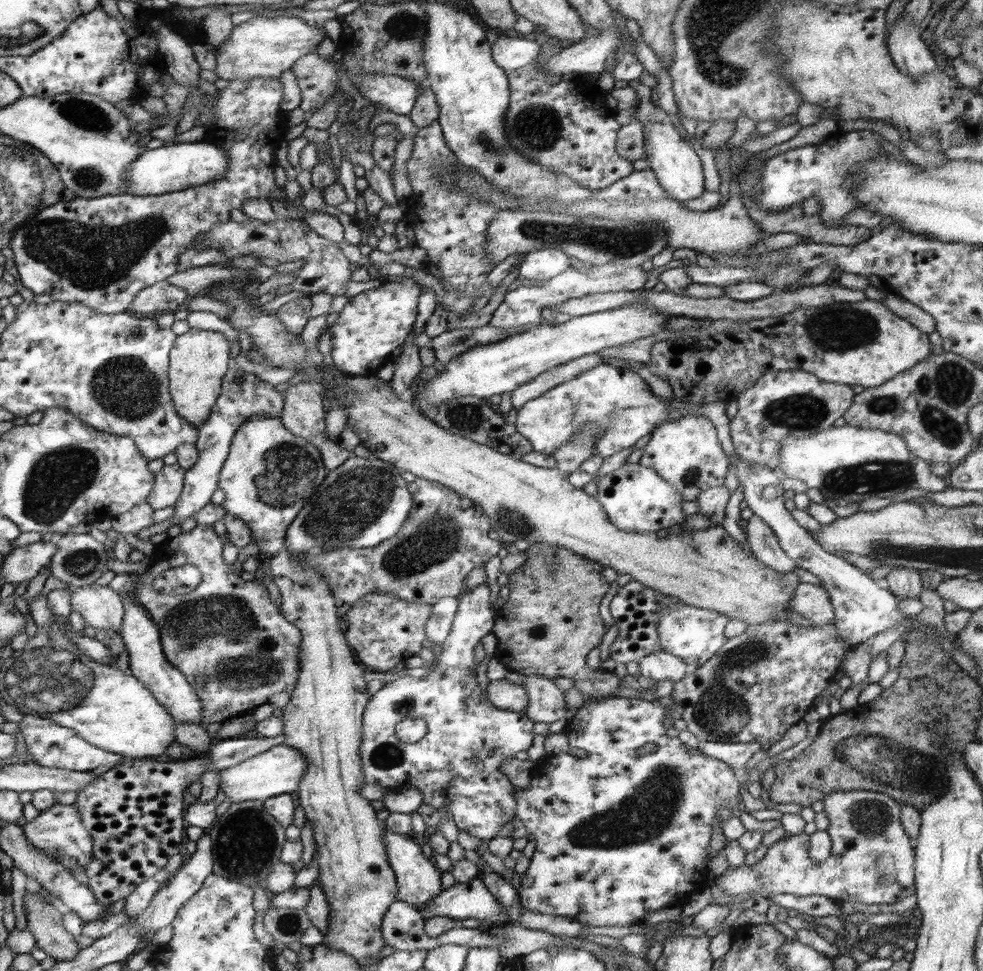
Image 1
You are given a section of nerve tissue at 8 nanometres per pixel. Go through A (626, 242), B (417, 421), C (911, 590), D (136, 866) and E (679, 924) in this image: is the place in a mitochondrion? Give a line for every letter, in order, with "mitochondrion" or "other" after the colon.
A: mitochondrion
B: other
C: other
D: other
E: other

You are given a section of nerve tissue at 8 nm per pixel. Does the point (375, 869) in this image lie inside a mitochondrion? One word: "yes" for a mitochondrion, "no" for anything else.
no

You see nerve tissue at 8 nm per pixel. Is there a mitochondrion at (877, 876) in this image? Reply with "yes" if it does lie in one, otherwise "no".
no

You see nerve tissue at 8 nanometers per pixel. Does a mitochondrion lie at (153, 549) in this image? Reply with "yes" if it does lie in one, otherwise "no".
no

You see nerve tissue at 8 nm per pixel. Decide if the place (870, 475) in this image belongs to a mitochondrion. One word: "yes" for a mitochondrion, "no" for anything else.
yes

